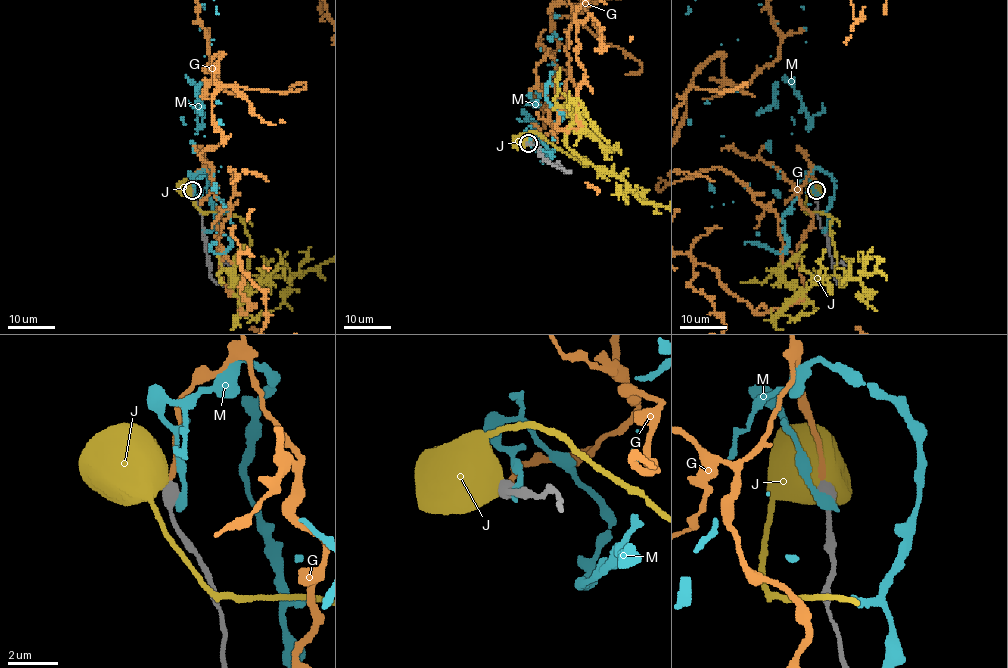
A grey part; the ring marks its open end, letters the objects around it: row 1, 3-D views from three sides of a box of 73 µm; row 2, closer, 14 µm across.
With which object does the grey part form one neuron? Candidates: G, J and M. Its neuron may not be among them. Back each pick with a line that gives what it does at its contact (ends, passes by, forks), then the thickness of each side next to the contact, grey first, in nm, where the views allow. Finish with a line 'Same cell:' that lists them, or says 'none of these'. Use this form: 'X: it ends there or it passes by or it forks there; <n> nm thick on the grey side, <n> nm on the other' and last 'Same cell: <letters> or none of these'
G: it ends there; 500 nm thick on the grey side, 240 nm on the other
Same cell: G

